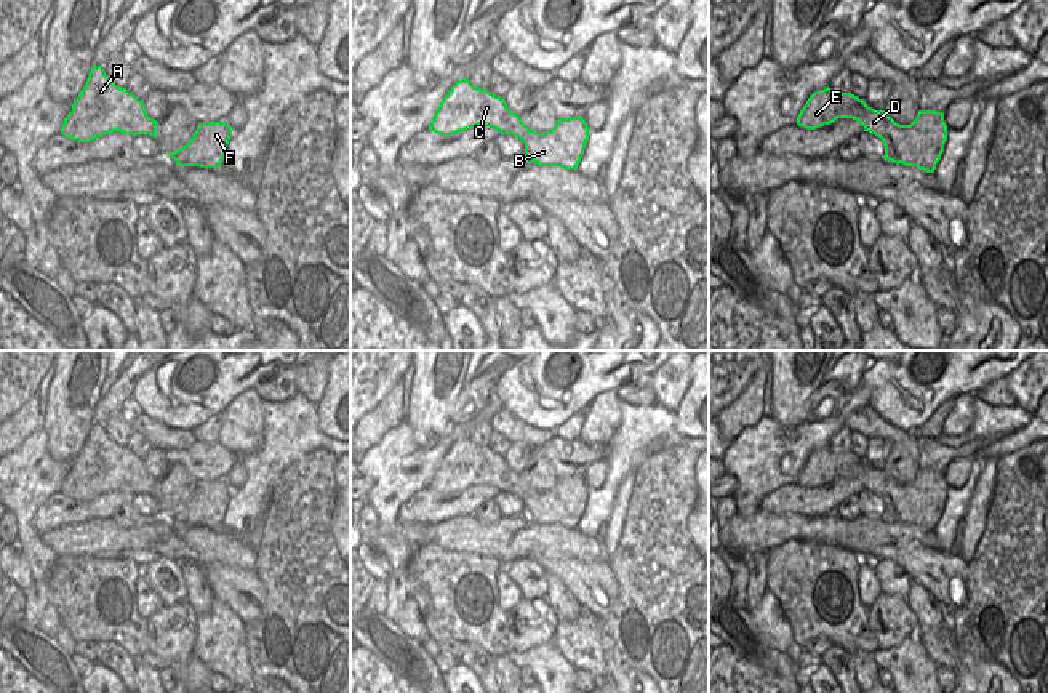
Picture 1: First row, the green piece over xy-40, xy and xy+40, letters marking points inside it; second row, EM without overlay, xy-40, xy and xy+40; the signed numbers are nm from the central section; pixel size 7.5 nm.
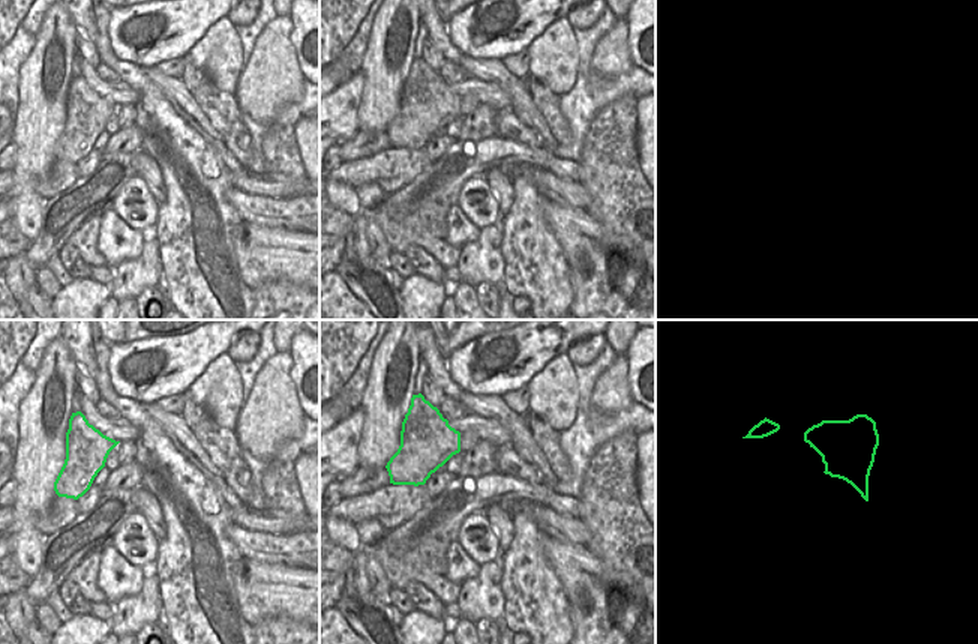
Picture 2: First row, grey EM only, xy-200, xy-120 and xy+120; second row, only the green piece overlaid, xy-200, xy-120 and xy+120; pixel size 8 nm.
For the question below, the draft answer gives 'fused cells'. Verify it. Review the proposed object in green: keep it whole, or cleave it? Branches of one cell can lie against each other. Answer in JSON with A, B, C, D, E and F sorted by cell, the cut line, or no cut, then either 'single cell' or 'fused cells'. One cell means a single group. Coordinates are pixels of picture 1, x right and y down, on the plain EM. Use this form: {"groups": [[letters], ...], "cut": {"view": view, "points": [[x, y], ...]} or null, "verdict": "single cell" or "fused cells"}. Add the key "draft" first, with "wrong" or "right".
{"draft": "wrong", "groups": [["A", "B", "C", "D", "E", "F"]], "cut": null, "verdict": "single cell"}

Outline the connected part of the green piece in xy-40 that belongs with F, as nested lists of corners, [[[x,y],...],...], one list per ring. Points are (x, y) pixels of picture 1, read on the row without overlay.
[[[226,480],[198,482],[192,498],[168,512],[179,525],[219,527],[232,495]]]

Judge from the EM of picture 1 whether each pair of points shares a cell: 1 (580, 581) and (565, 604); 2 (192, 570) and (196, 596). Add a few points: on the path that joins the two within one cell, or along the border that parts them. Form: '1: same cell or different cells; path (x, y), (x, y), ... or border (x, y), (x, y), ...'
1: different cells; border (546, 570), (554, 573), (583, 607)
2: same cell; path (194, 576), (196, 589)

